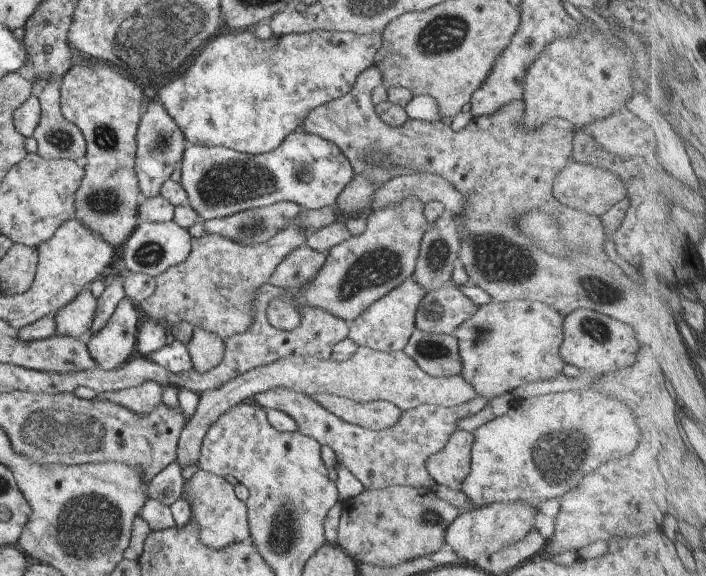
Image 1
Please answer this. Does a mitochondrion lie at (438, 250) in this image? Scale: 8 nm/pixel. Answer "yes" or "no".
yes

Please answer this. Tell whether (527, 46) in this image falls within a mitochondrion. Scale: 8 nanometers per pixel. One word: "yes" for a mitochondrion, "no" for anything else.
yes

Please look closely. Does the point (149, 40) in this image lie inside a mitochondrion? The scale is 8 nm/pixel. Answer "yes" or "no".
yes

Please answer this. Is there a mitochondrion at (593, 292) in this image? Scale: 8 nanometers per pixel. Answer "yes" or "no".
yes

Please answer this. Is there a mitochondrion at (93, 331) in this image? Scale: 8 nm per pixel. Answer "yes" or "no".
no

